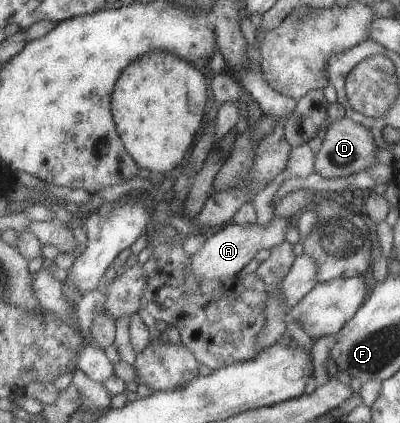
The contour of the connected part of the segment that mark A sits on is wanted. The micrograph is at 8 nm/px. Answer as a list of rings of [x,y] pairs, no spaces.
[[[272,217],[266,226],[253,223],[250,225],[236,225],[227,223],[211,237],[206,238],[201,248],[190,255],[190,271],[196,278],[225,279],[239,274],[240,270],[259,252],[261,248],[270,249],[285,241],[287,226],[295,225],[294,219],[289,217]]]

